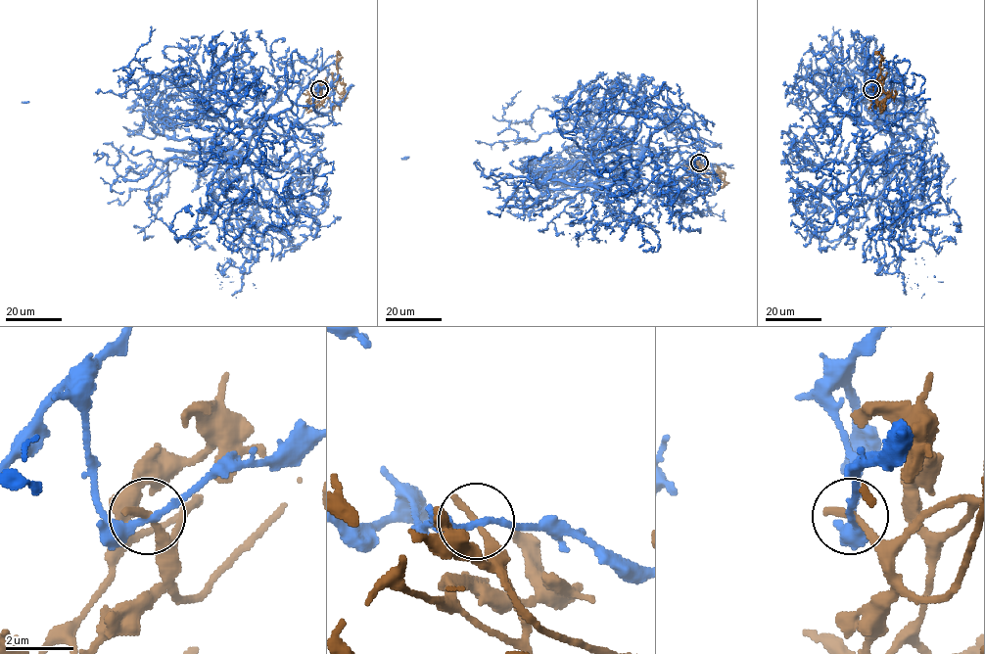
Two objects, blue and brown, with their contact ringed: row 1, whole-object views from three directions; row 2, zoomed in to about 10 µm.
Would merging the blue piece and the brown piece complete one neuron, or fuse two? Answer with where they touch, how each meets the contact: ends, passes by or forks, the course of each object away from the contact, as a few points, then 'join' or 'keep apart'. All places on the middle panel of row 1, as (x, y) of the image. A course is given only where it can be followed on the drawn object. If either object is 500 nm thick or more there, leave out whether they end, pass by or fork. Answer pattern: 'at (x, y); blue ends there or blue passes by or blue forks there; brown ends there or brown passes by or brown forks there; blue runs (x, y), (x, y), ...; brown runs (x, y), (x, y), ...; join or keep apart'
at (699, 163); blue passes by; brown ends there; blue runs (699, 163), (669, 128), (631, 183), (592, 152), (597, 175), (655, 163), (643, 189), (603, 187), (605, 226); brown runs (699, 163), (703, 169), (714, 175), (724, 173), (725, 178), (709, 171); keep apart

